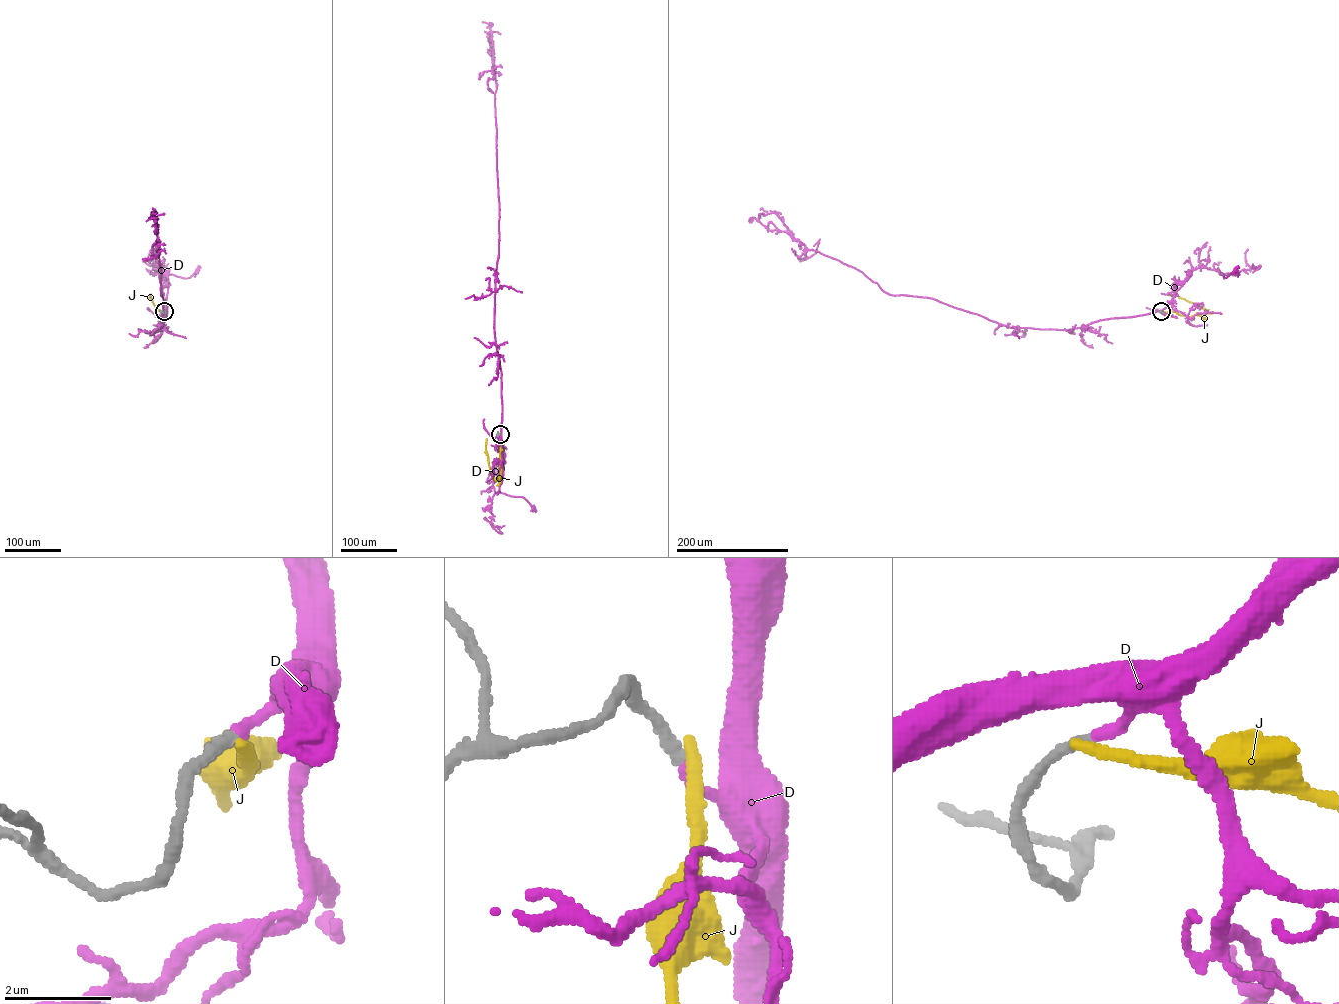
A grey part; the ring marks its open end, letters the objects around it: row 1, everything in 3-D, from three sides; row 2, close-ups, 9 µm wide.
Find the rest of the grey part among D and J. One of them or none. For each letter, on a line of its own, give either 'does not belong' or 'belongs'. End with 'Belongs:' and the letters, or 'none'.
D: belongs
J: does not belong
Belongs: D

